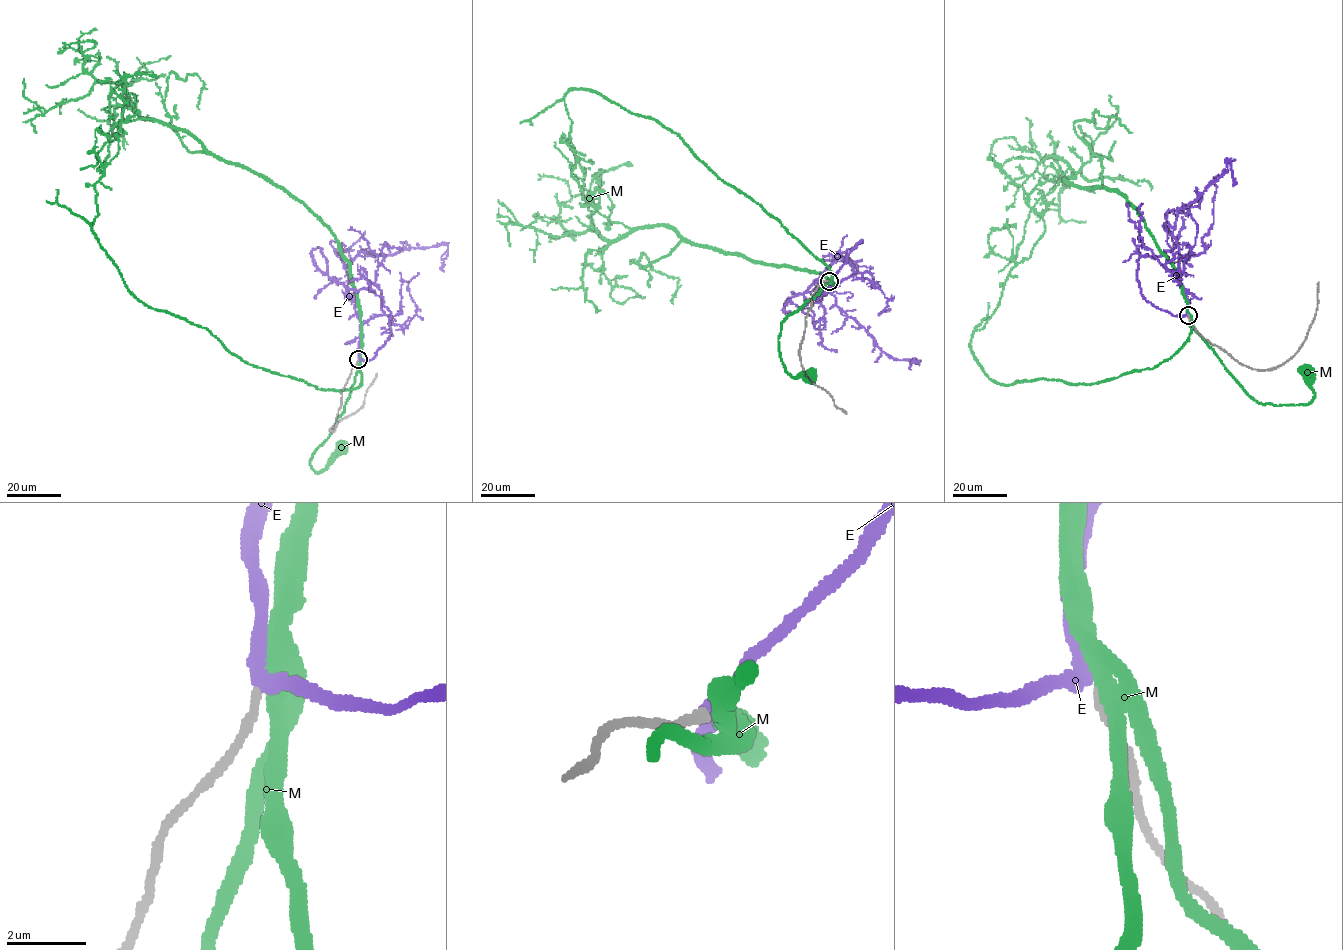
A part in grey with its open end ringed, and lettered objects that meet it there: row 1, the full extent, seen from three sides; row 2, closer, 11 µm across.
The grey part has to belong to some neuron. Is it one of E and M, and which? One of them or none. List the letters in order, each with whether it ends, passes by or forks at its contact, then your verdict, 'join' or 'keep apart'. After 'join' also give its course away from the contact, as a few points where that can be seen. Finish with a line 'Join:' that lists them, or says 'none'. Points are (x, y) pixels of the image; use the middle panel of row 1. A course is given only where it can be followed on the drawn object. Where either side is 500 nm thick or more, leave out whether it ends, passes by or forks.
E: it passes by; join; it runs (829, 281), (825, 295), (819, 296), (830, 293), (843, 315), (853, 317), (890, 356), (919, 363), (914, 358)
M: it passes by; keep apart
Join: E

